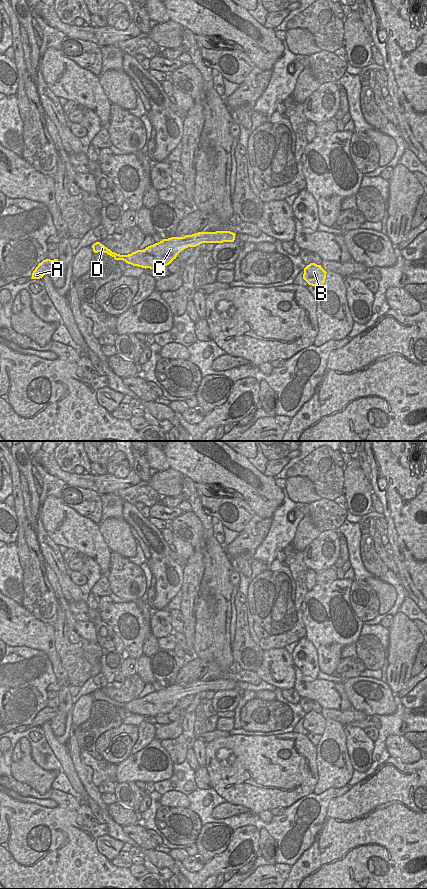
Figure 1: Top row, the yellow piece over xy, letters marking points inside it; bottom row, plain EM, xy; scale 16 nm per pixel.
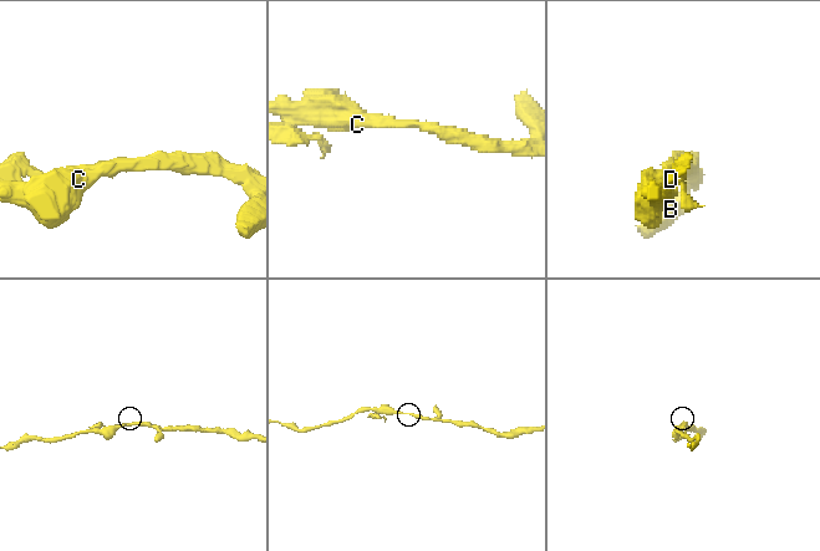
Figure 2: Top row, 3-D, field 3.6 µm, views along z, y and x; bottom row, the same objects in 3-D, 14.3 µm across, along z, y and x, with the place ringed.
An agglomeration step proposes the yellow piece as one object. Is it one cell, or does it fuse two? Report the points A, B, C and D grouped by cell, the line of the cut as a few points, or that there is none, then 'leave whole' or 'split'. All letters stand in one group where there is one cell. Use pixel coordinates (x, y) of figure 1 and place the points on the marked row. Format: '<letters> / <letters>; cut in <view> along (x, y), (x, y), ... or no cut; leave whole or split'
A B C D; no cut; leave whole

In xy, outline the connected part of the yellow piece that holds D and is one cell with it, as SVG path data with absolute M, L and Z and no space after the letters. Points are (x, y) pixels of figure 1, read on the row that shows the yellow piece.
M230 231L198 232L184 237L171 237L137 250L128 255L120 255L96 242L92 245L94 253L103 252L112 256L115 260L123 260L133 266L156 269L169 265L177 255L188 247L196 247L202 243L234 242L235 233Z

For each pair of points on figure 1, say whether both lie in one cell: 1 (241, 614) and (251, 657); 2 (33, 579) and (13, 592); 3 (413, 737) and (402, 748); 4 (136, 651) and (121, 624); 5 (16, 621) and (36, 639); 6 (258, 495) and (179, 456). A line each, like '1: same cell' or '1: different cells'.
1: same cell
2: different cells
3: different cells
4: same cell
5: same cell
6: same cell

